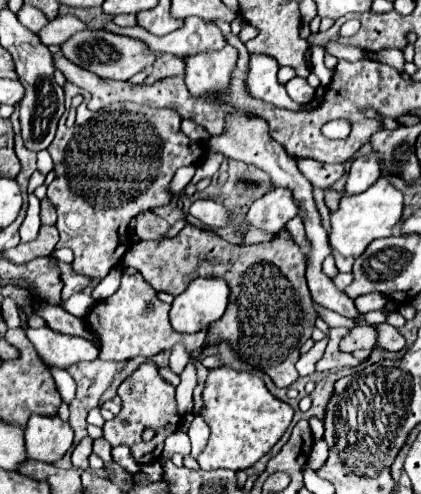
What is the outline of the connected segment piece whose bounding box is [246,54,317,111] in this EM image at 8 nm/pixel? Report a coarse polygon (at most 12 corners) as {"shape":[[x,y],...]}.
{"shape":[[252,54],[246,80],[250,94],[292,111],[317,104],[294,104],[276,76],[270,56]]}

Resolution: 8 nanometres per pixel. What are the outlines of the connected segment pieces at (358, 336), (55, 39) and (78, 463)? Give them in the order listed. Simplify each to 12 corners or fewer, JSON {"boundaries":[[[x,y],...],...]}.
{"boundaries":[[[356,326],[340,342],[340,350],[372,350],[372,326]],[[58,16],[38,36],[46,46],[64,44],[86,24]],[[93,439],[81,440],[72,452],[72,466],[86,470]]]}

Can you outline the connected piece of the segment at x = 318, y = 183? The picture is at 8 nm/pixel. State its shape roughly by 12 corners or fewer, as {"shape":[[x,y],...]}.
{"shape":[[296,160],[312,186],[328,190],[342,178],[342,164]]}

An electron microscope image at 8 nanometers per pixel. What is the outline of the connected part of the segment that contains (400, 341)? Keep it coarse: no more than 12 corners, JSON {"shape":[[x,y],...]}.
{"shape":[[378,324],[378,346],[390,352],[404,348],[396,328]]}

